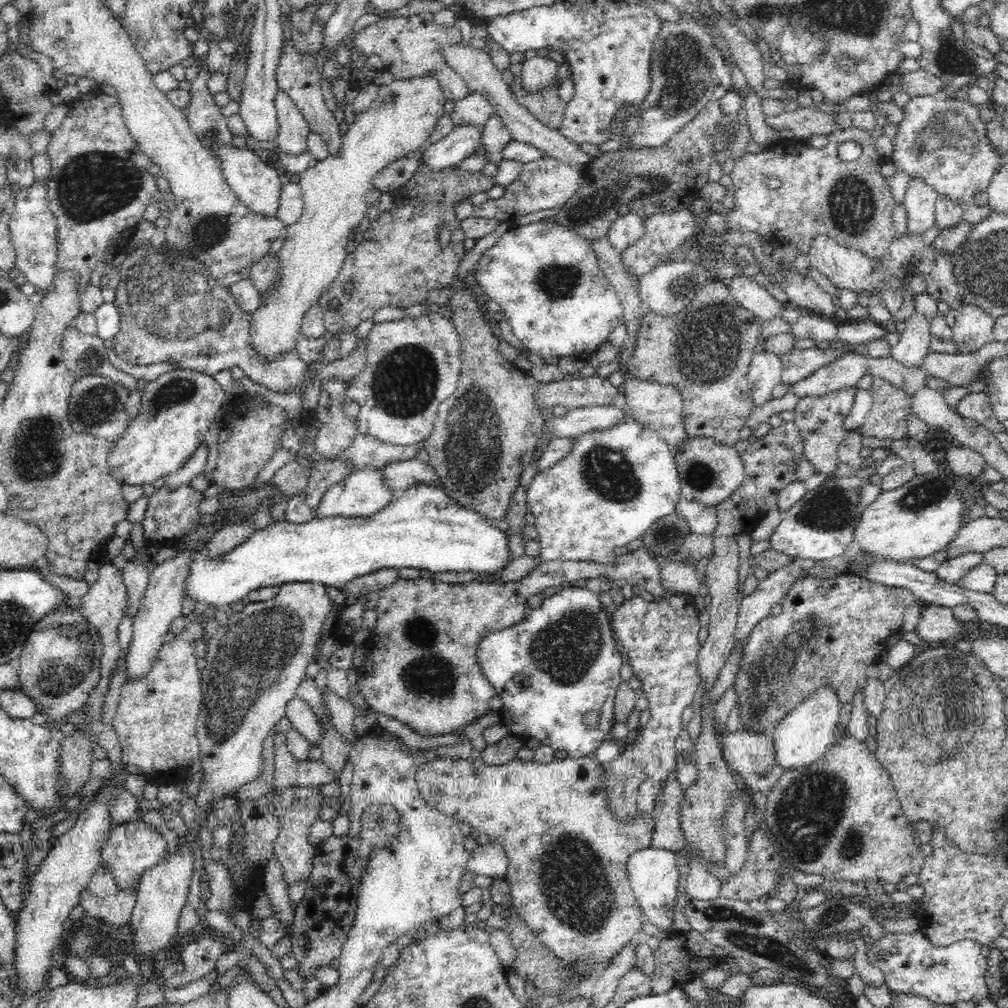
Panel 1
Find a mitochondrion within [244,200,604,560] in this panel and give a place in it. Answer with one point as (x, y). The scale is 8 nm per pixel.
(471, 450)

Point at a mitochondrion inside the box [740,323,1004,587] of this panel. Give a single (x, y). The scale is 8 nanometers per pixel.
(832, 508)

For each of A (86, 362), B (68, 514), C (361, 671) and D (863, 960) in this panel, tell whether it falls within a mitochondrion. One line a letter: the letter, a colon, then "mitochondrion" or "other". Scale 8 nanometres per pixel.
A: mitochondrion
B: other
C: other
D: other

